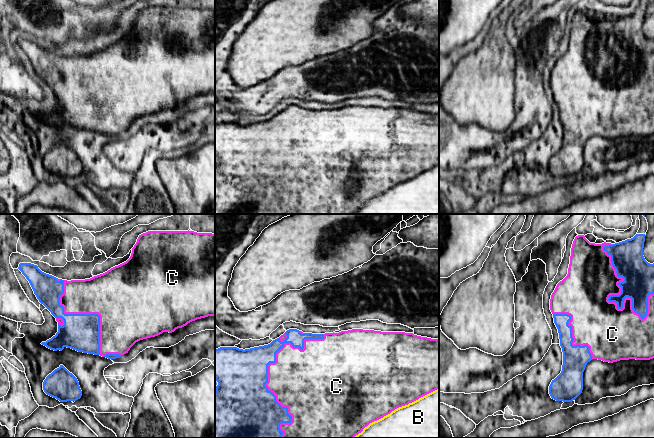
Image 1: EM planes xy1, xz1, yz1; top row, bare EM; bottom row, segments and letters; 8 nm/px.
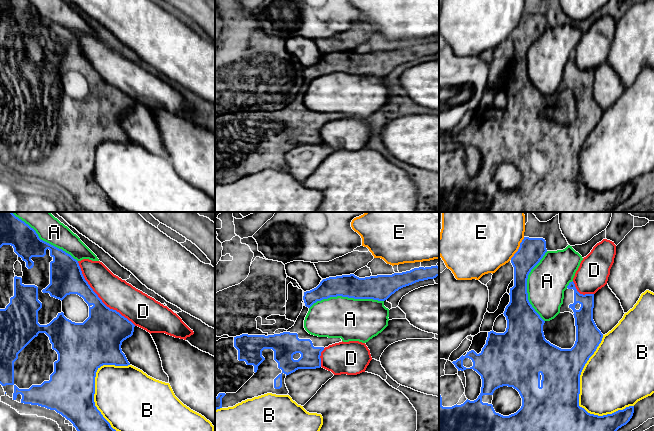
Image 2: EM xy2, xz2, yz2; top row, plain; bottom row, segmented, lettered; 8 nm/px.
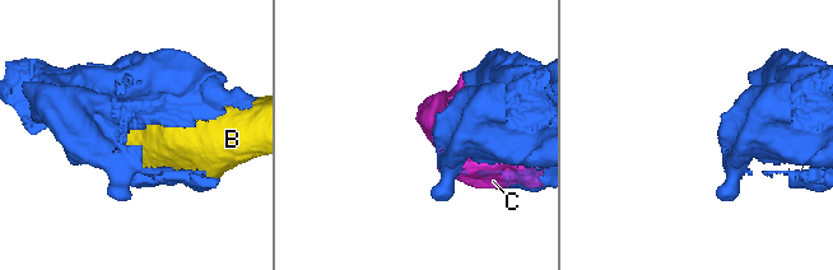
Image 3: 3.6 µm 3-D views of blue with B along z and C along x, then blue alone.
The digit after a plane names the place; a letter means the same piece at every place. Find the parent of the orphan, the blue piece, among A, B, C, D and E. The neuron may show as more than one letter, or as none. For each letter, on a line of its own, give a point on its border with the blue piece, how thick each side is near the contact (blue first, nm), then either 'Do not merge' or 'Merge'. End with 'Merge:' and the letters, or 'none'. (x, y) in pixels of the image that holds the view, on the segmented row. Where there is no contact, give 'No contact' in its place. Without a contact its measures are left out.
A: Touches blue at xz2 (346, 296). Thickness 190 nm (blue) against 340 nm. Do not merge
B: Touches blue at yz2 (579, 380). Thickness 360 nm (blue) against 480 nm. Do not merge
C: Touches blue at xz1 (267, 370). Thickness 400 nm (blue) against 440 nm. Merge
D: Touches blue at xy2 (99, 298). Thickness 320 nm (blue) against 240 nm. Do not merge
E: Touches blue at yz2 (519, 248). Thickness 200 nm (blue) against 480 nm. Do not merge
Merge: C

